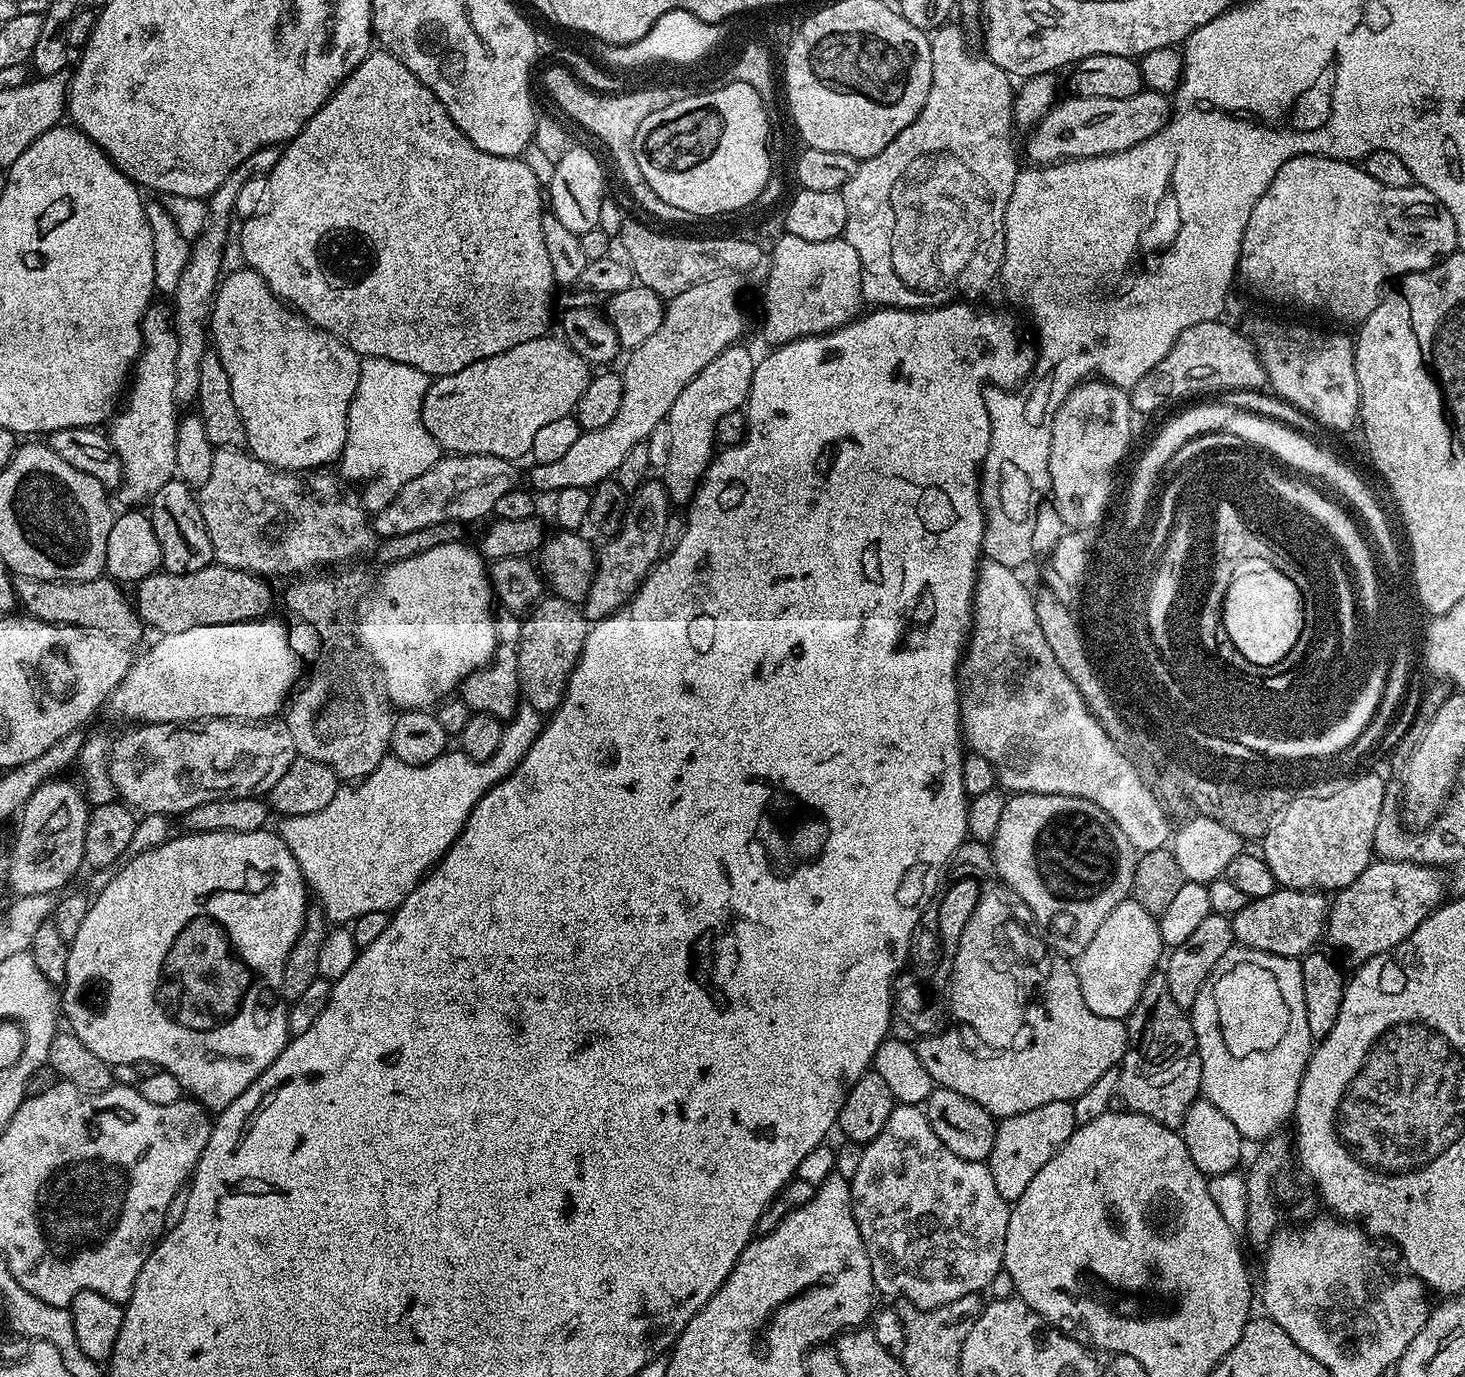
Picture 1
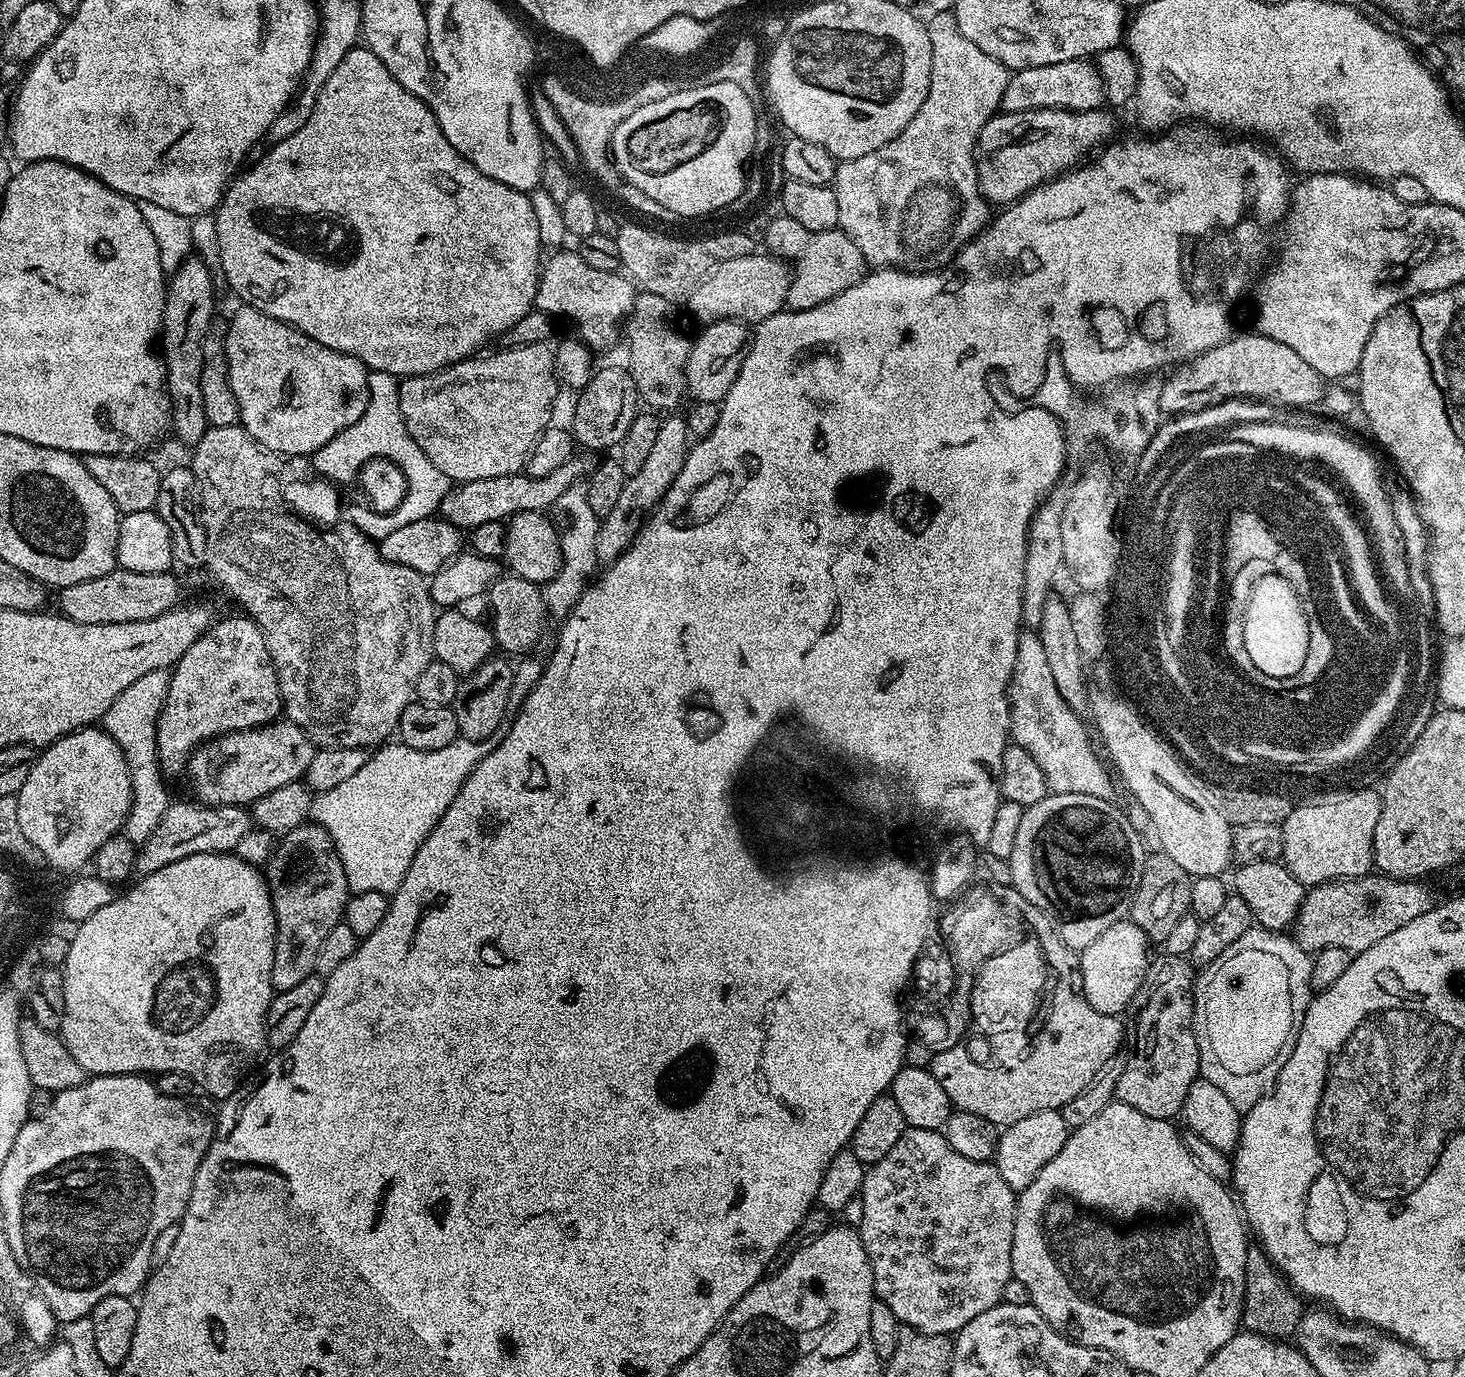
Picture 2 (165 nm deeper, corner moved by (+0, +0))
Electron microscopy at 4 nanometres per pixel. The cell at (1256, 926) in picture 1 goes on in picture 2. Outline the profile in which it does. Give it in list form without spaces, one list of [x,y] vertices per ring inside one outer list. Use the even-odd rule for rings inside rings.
[[[1369,874],[1309,887],[1296,915],[1296,946],[1304,954],[1315,954],[1330,946],[1345,948],[1353,954],[1370,950],[1374,942],[1382,942],[1398,926],[1407,926],[1436,907],[1438,897],[1424,884],[1427,883],[1420,880],[1393,880],[1383,874]]]

